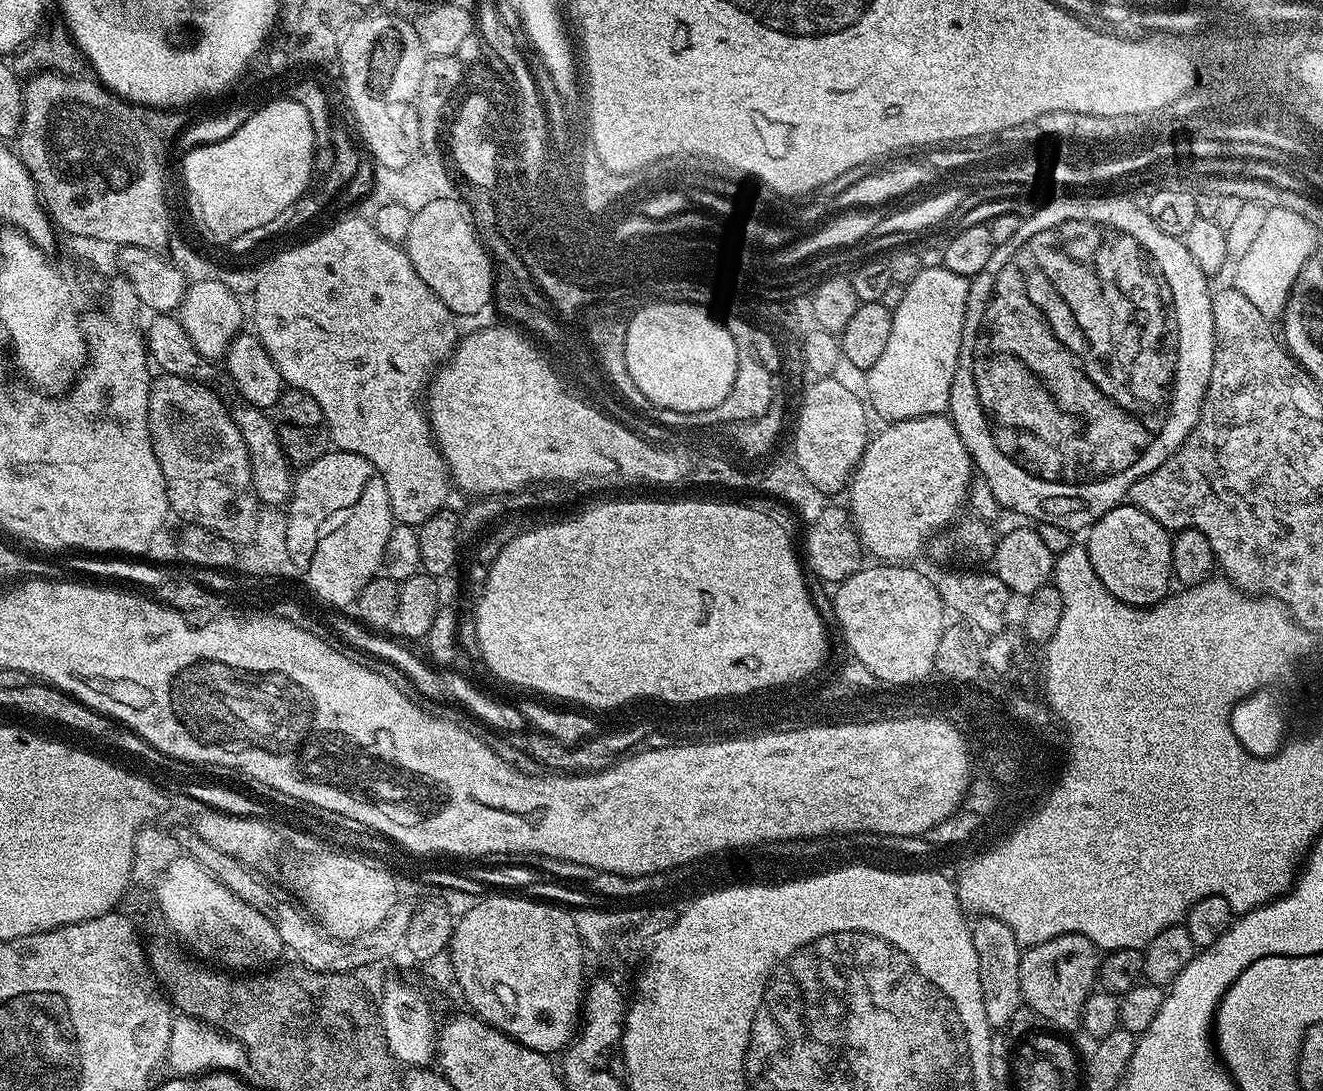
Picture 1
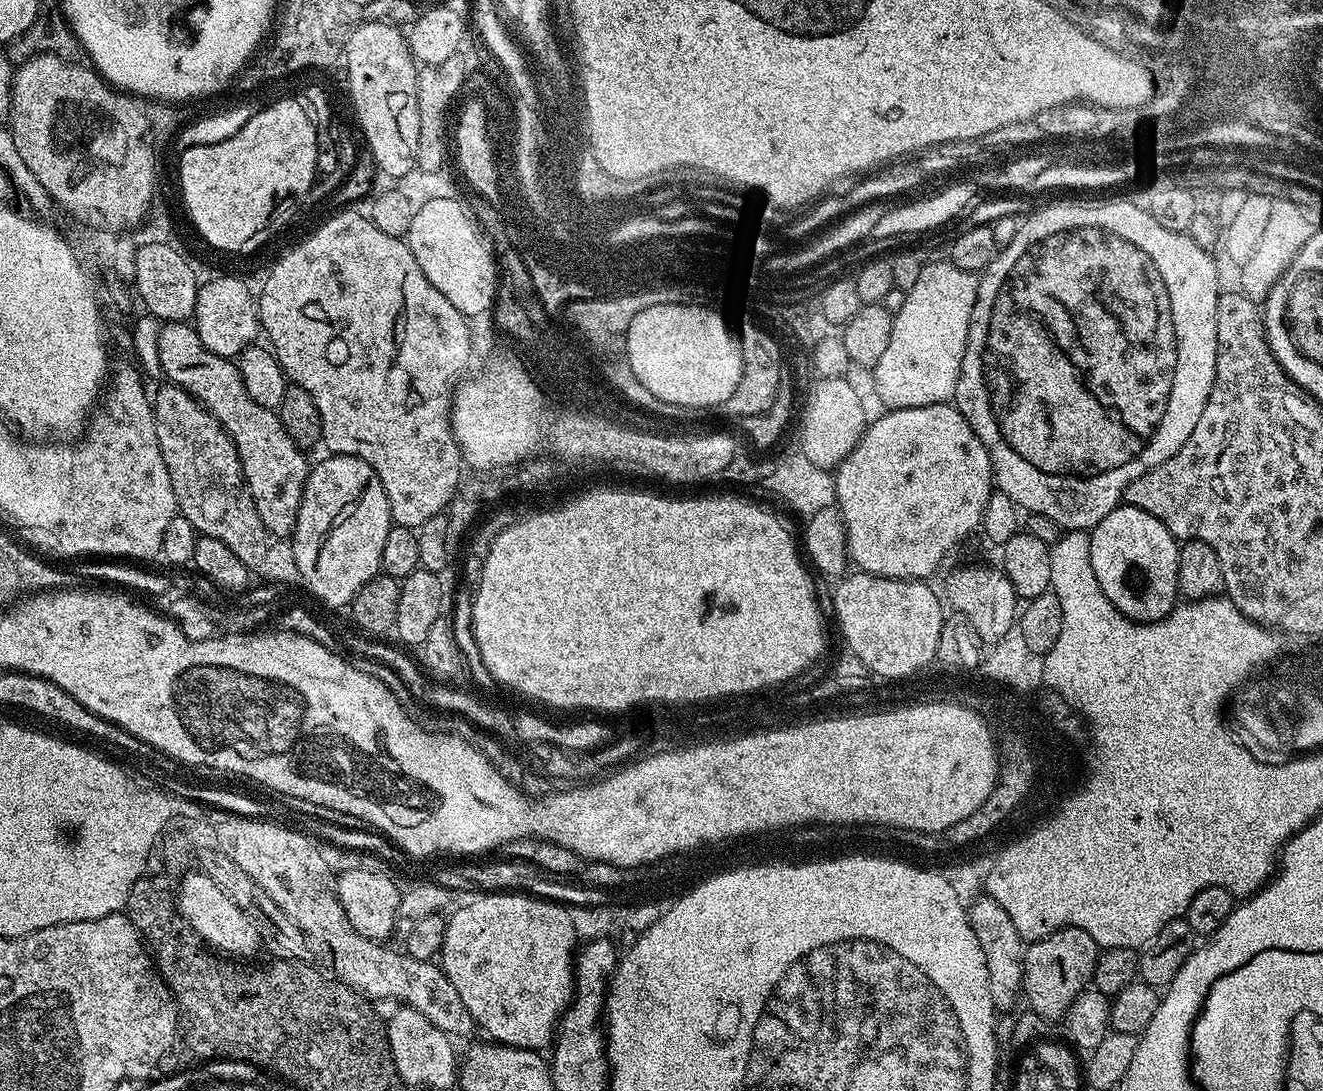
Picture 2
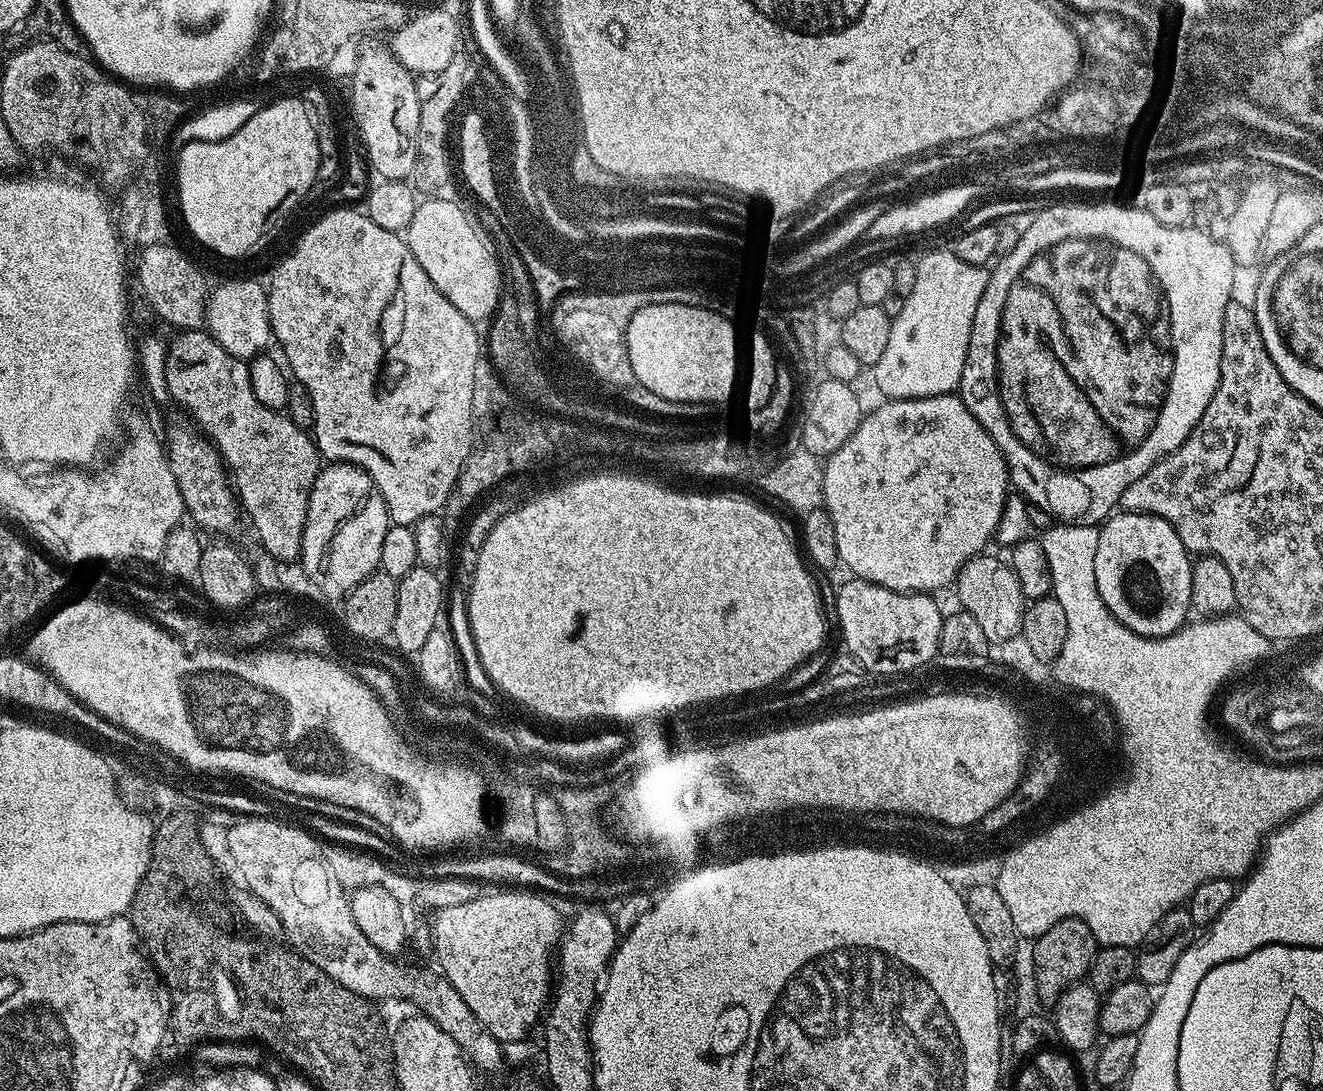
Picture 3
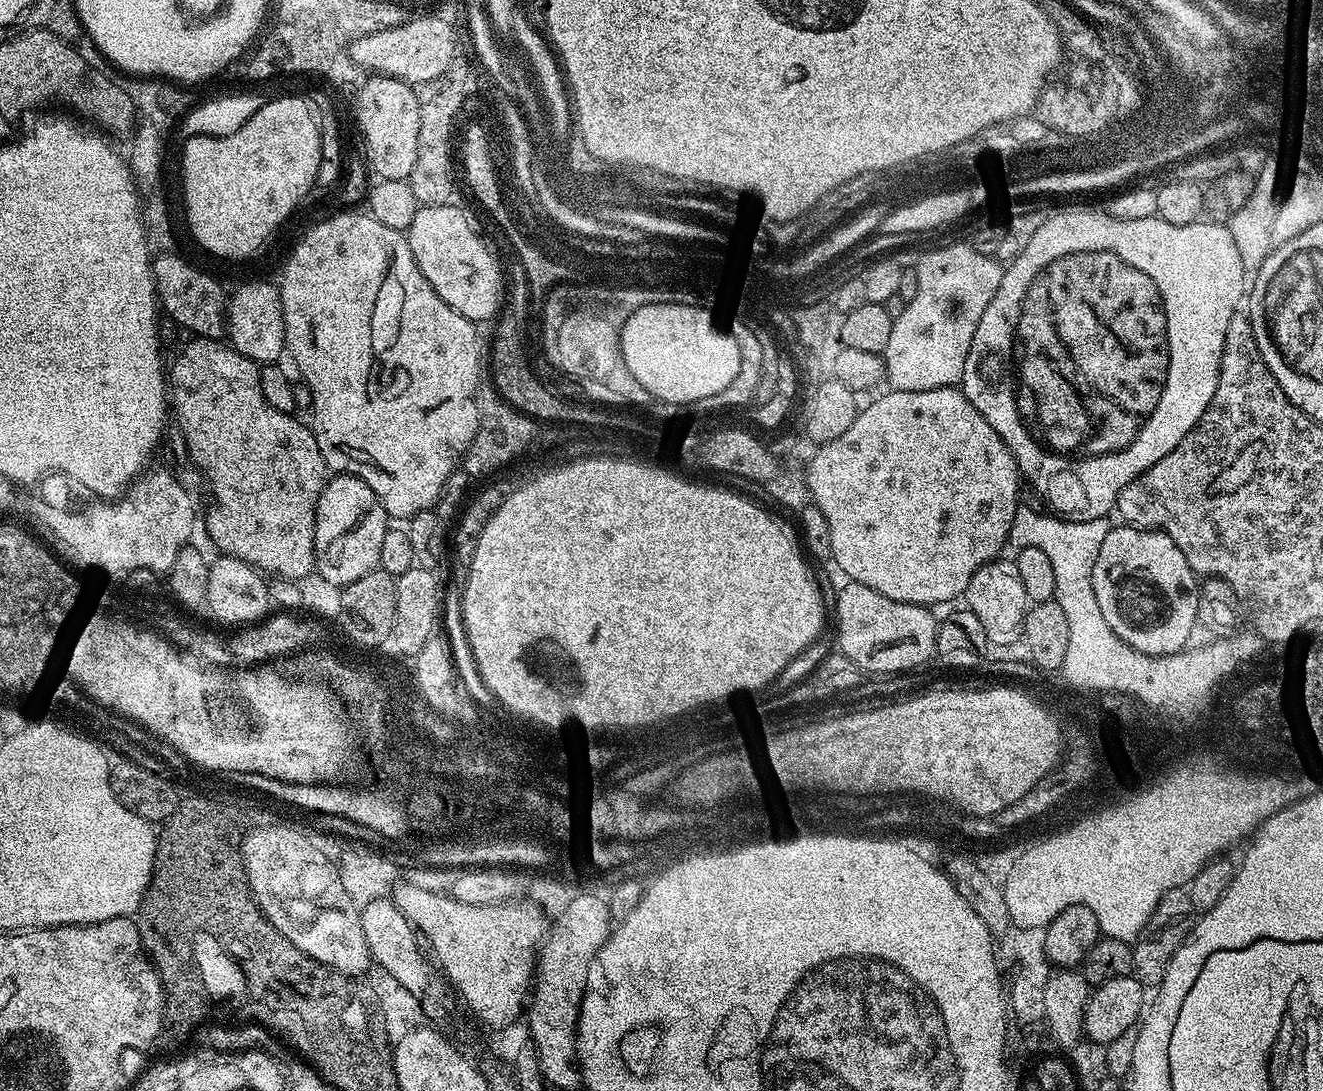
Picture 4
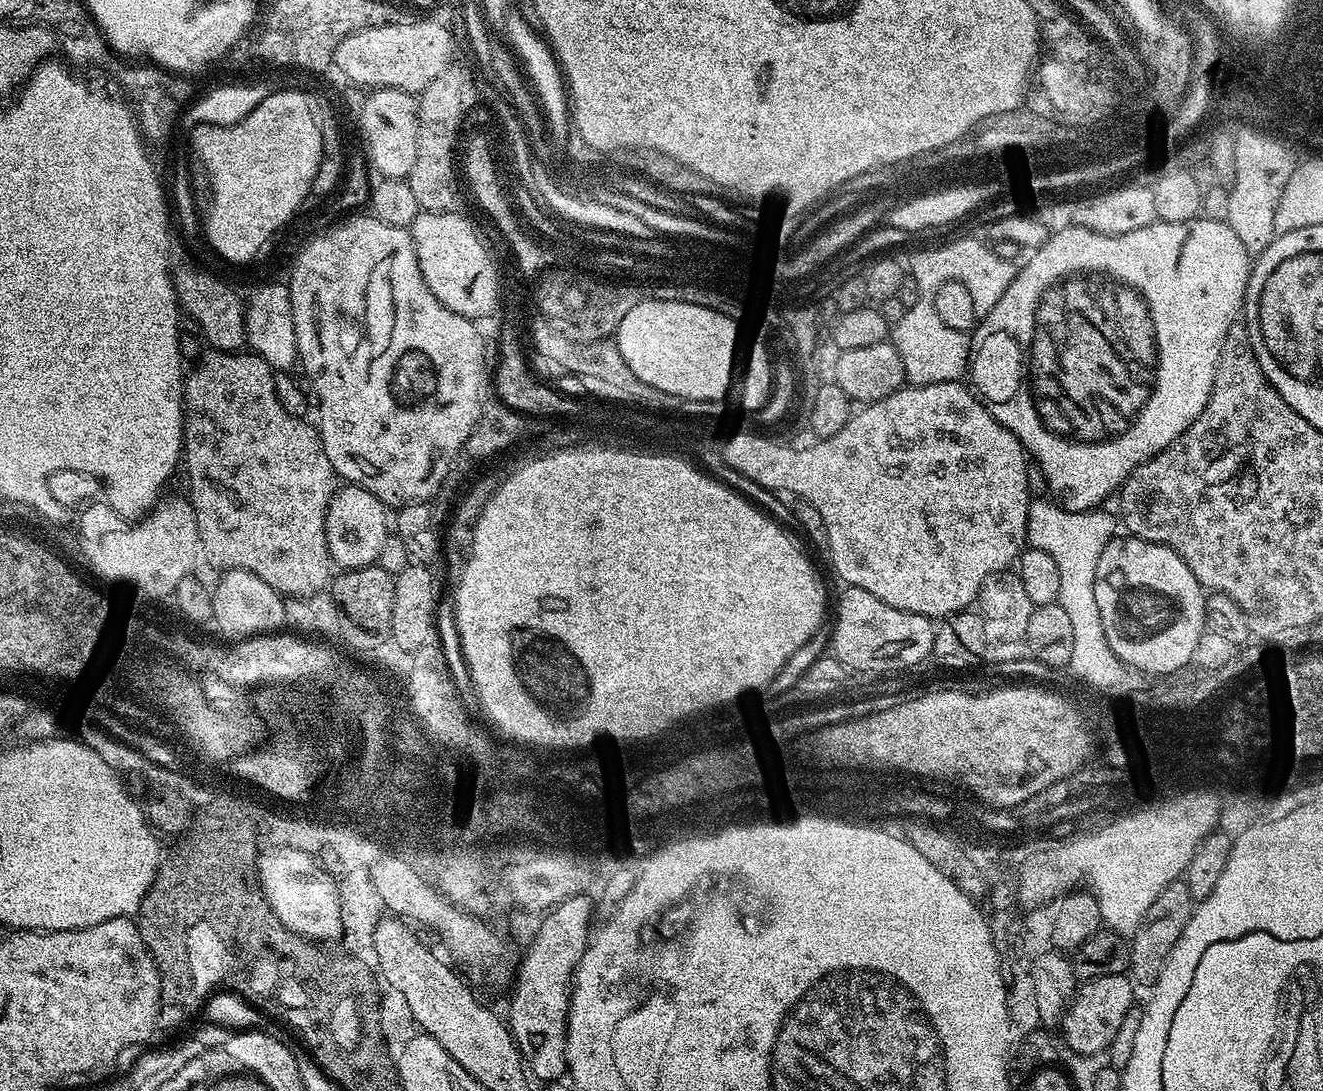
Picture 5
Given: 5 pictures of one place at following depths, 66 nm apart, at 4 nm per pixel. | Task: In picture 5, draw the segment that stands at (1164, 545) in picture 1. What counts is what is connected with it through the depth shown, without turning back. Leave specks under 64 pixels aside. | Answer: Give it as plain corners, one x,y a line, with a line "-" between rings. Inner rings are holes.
1127,534
1117,535
1108,543
1106,550
1102,550
1102,558
1098,558
1096,563
1096,573
1094,574
1094,602
1098,602
1098,614
1102,618
1102,630
1106,634
1106,642
1110,646
1110,650
1114,650
1114,654
1128,668
1139,666
1139,668
1156,668
1156,672
1164,672
1164,668
1173,668
1178,671
1193,663
1194,657
1199,646
1200,639
1206,633
1206,589
1204,585
1198,582
1198,578
1194,578
1194,574
1190,570
1190,566
1186,566
1186,562
1177,552
1170,550
1161,544
1154,542
1146,542
1137,536
1129,536

